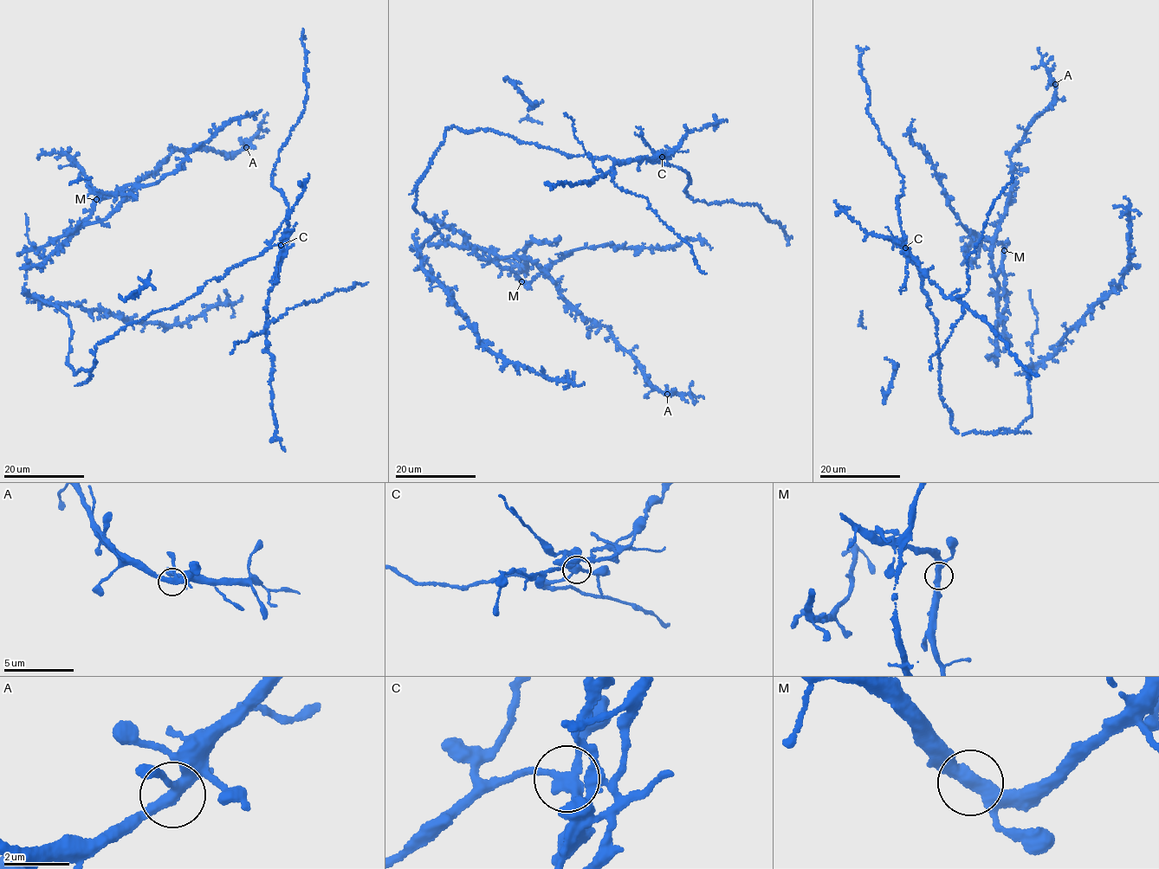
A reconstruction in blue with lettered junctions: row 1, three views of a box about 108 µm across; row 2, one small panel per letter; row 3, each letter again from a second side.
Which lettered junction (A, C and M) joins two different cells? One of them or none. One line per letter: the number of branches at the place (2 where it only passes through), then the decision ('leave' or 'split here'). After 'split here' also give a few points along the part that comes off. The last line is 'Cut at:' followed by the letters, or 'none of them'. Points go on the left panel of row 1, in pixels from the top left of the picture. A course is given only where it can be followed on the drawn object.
A: branches 3; leave
C: branches 3; split here; course (280, 246), (283, 256), (268, 295), (267, 325), (303, 303), (368, 282)
M: branches 3; leave
Cut at: C

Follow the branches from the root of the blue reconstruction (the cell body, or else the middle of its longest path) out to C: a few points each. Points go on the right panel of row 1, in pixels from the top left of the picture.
C: (1016, 428), (963, 434), (950, 426), (950, 412), (940, 395), (936, 325), (921, 286), (920, 270), (905, 247)

